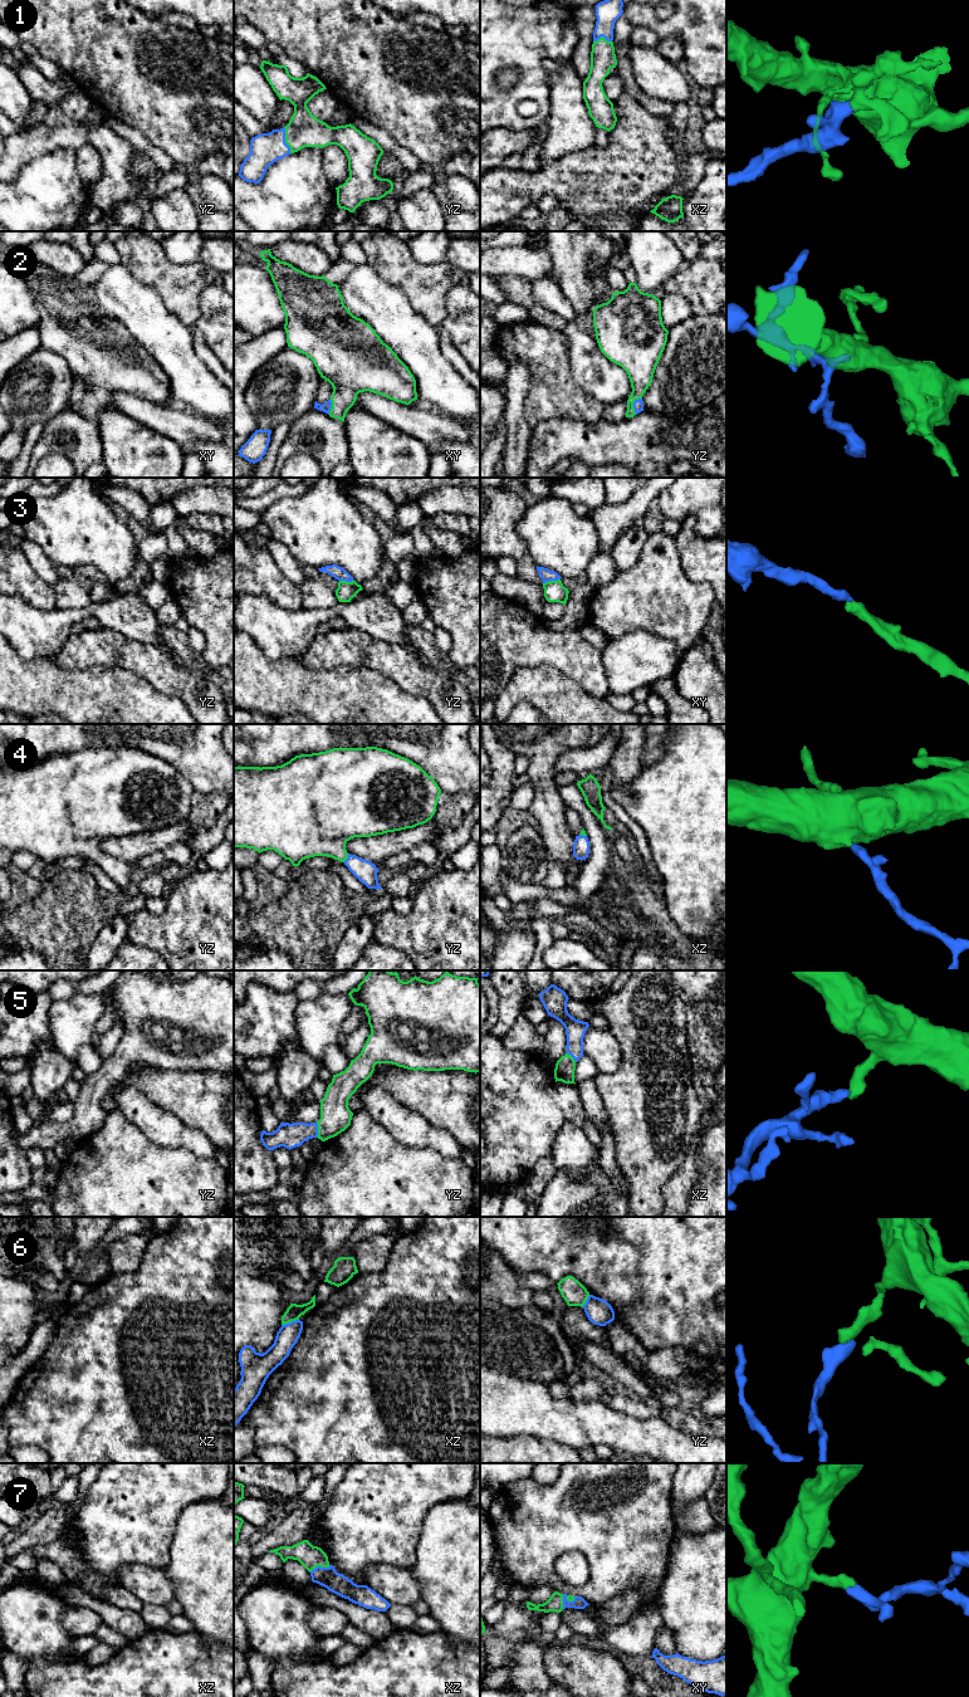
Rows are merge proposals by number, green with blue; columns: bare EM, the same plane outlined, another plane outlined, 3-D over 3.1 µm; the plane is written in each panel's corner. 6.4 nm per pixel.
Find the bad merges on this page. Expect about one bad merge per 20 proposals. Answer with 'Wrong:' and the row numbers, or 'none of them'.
Wrong: 6

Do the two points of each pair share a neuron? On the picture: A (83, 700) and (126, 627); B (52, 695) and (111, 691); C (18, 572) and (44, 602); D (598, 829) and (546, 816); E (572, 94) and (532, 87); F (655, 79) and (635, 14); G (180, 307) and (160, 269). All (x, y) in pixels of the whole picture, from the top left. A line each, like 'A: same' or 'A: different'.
A: different
B: same
C: same
D: different
E: different
F: different
G: same

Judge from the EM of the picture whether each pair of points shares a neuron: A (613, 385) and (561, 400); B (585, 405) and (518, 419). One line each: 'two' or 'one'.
A: two
B: two

